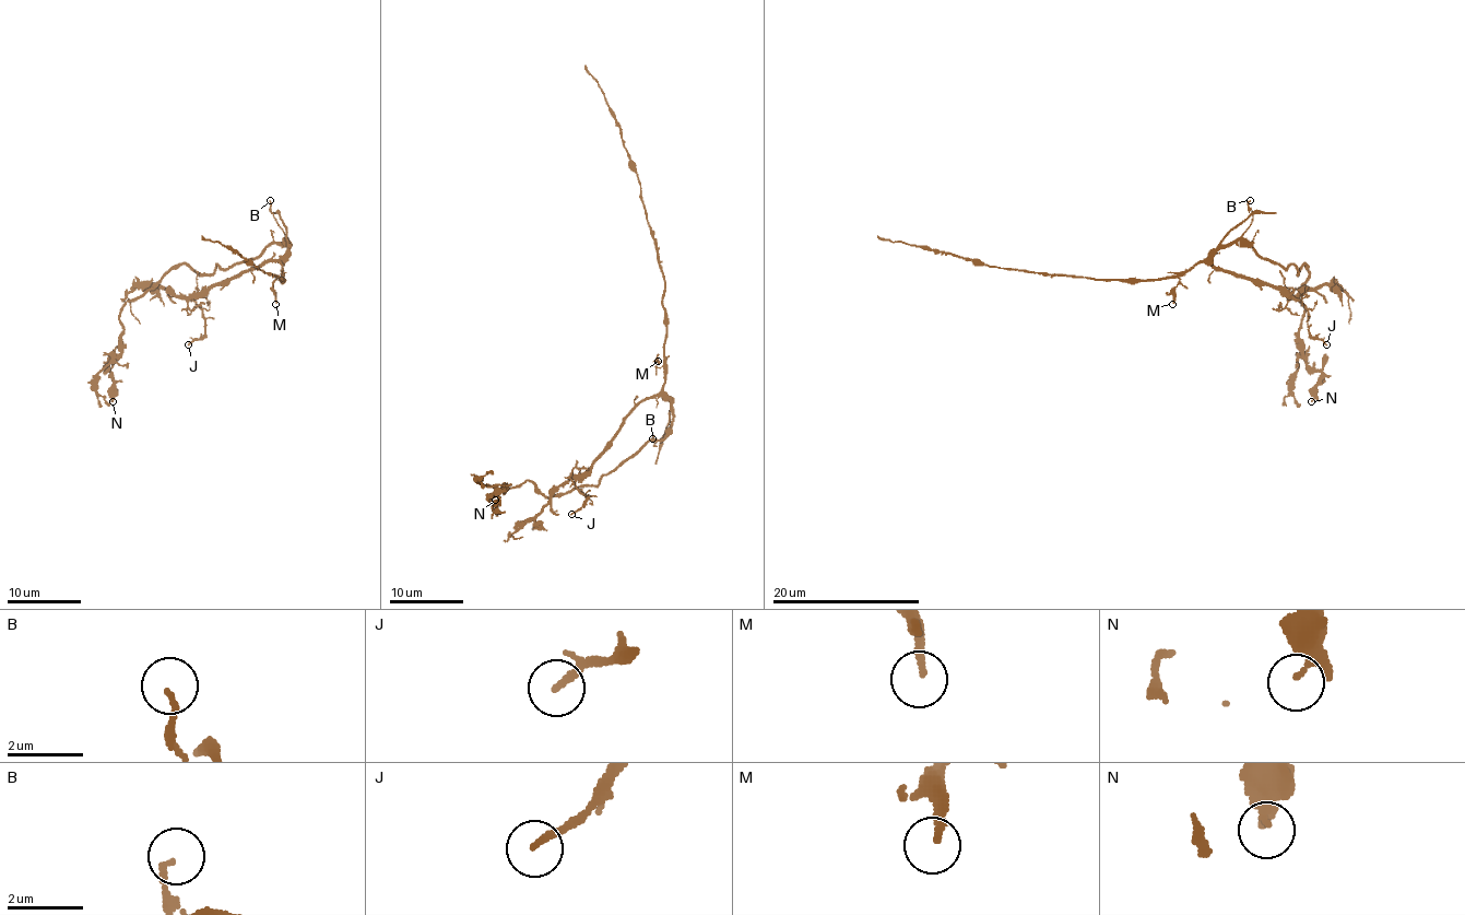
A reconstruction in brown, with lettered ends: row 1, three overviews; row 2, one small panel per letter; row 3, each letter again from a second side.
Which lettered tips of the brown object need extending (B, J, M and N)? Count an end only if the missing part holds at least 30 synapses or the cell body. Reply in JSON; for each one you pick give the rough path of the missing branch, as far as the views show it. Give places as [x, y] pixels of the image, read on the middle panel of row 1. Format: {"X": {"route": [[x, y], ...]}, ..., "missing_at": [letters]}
{"missing_at": []}

